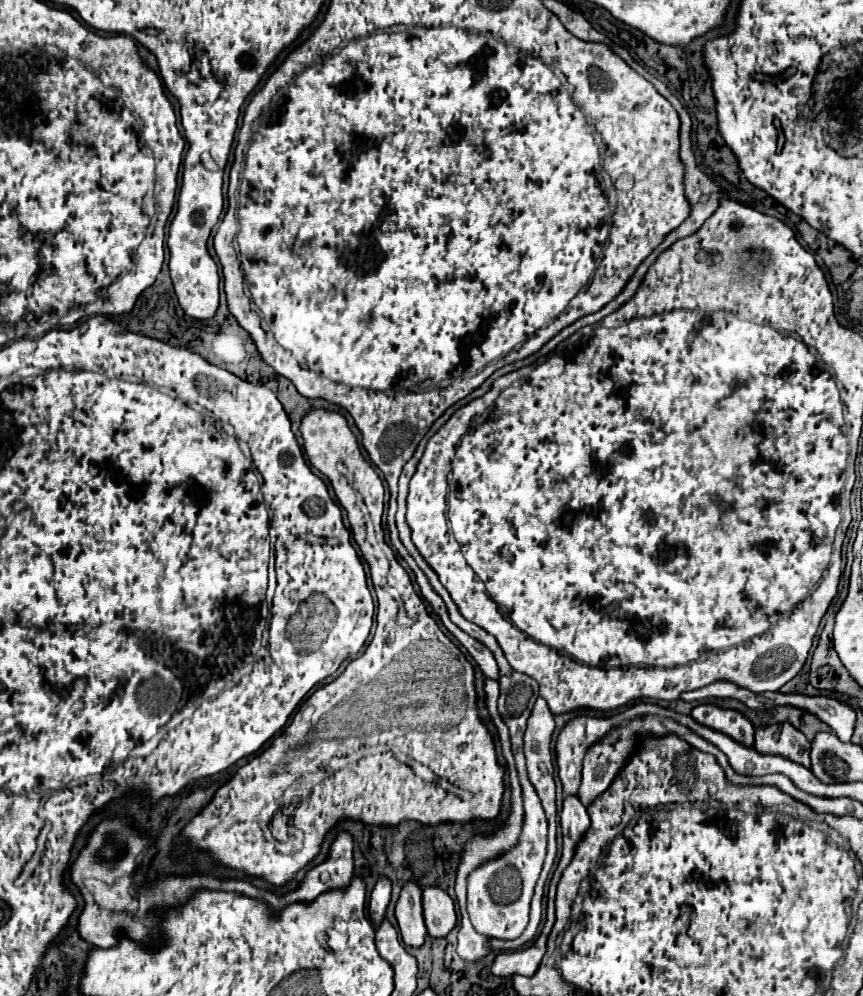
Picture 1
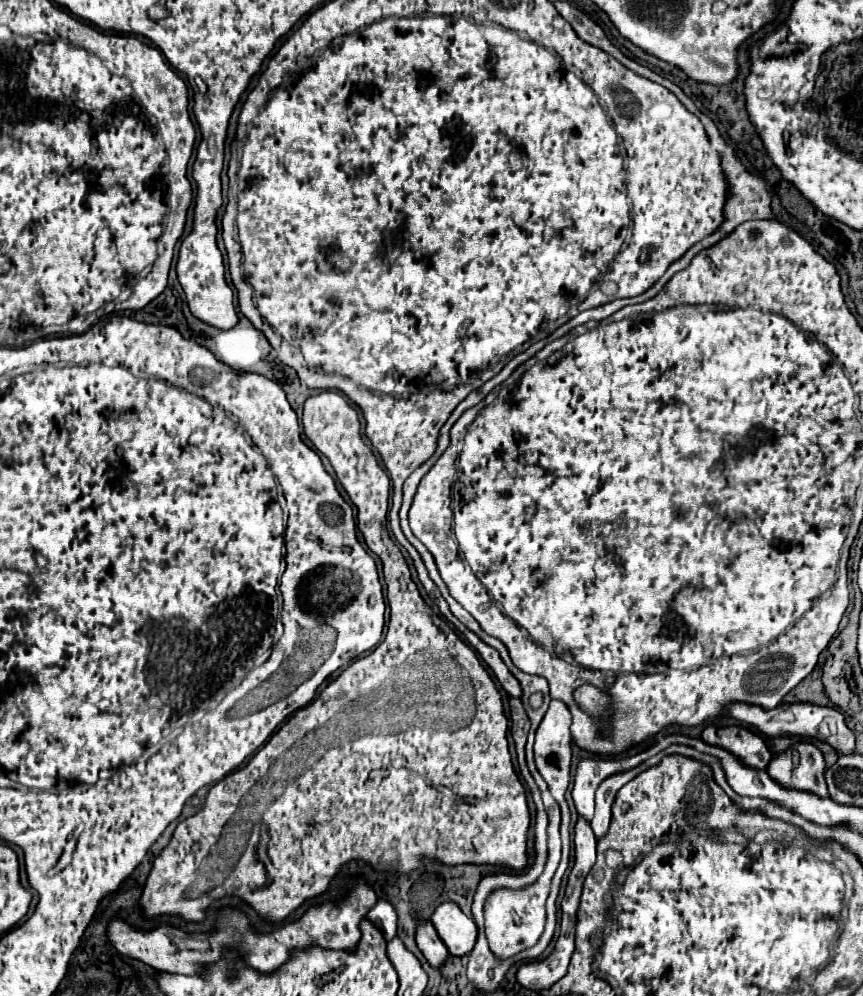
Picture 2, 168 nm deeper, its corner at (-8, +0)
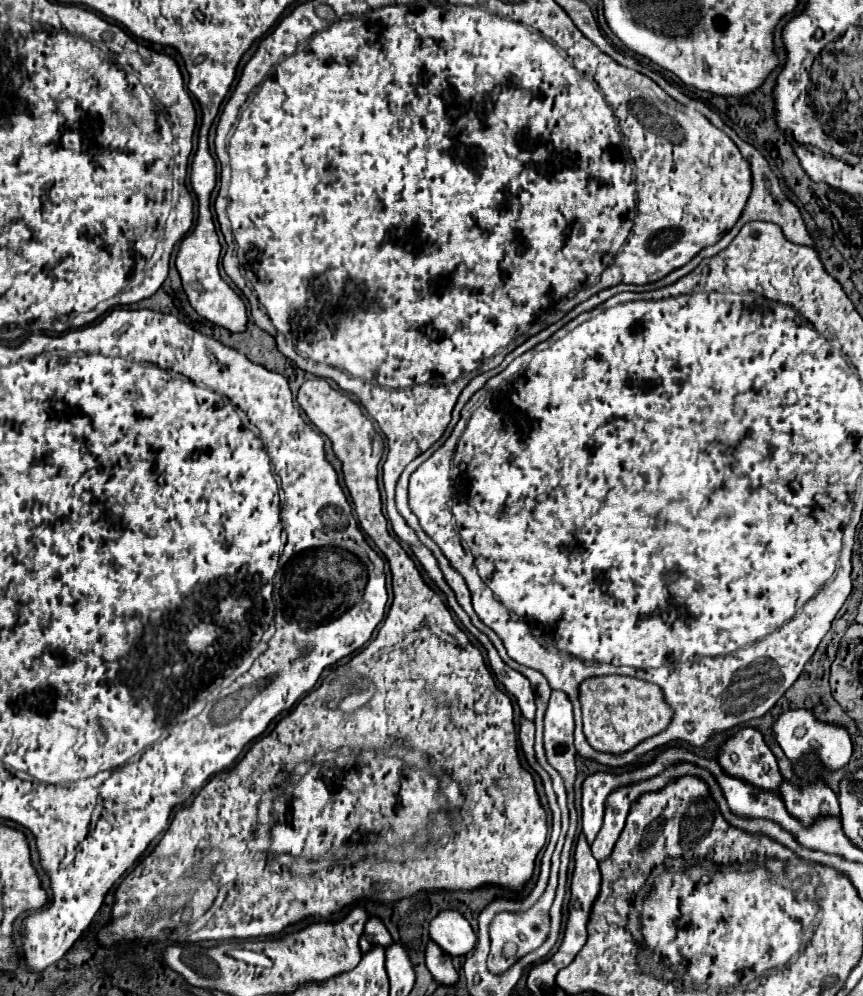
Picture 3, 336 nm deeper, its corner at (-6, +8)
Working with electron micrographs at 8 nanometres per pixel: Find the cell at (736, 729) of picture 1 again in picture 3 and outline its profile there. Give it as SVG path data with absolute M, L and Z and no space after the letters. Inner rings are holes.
M742 728L718 746L718 764L730 776L748 780L760 788L778 792L782 774L762 734L754 728Z

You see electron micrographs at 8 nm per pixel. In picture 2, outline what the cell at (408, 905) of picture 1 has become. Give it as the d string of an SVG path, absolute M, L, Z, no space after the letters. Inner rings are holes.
M420 922L418 932L416 932L416 944L432 968L440 970L444 966L444 962L448 958L448 950L444 948L442 940L438 938L438 934L430 922Z

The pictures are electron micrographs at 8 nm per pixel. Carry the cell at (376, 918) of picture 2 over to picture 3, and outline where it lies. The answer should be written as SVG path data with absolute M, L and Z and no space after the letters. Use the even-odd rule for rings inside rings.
M370 916L368 922L366 922L366 928L364 928L364 934L360 938L360 948L362 952L366 952L368 948L372 948L372 944L392 944L392 936L388 932L388 928L384 926L382 918L378 916Z

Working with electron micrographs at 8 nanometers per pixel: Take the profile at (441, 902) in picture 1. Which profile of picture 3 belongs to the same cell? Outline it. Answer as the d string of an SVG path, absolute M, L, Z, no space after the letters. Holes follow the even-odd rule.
M442 910L430 922L430 938L450 956L464 956L476 946L476 934L458 910Z

